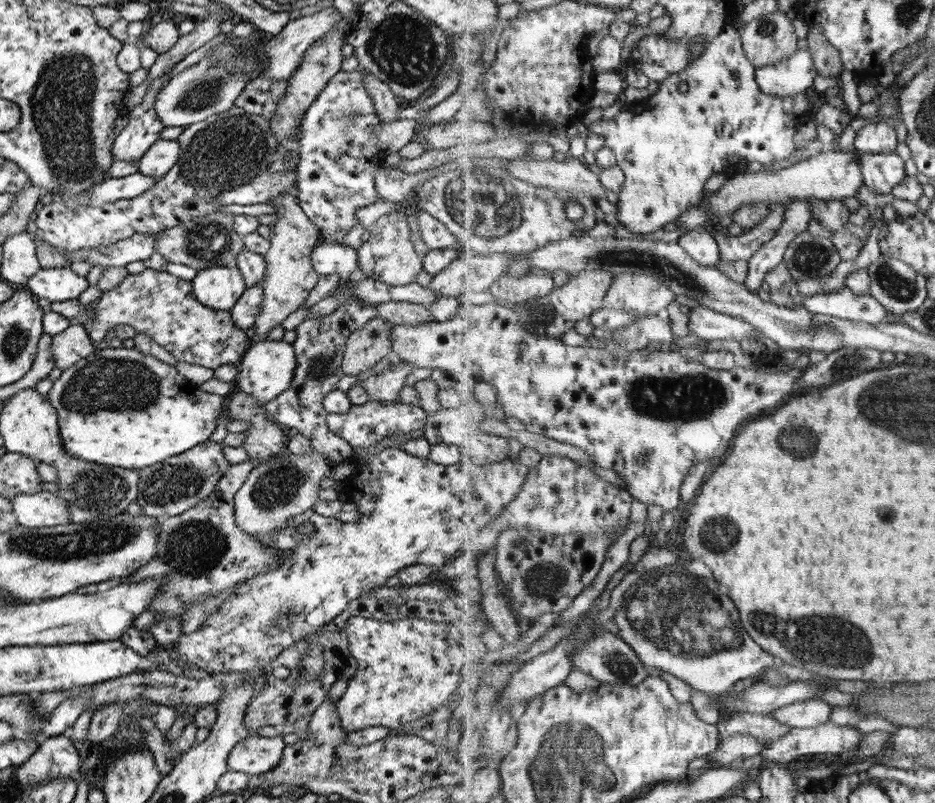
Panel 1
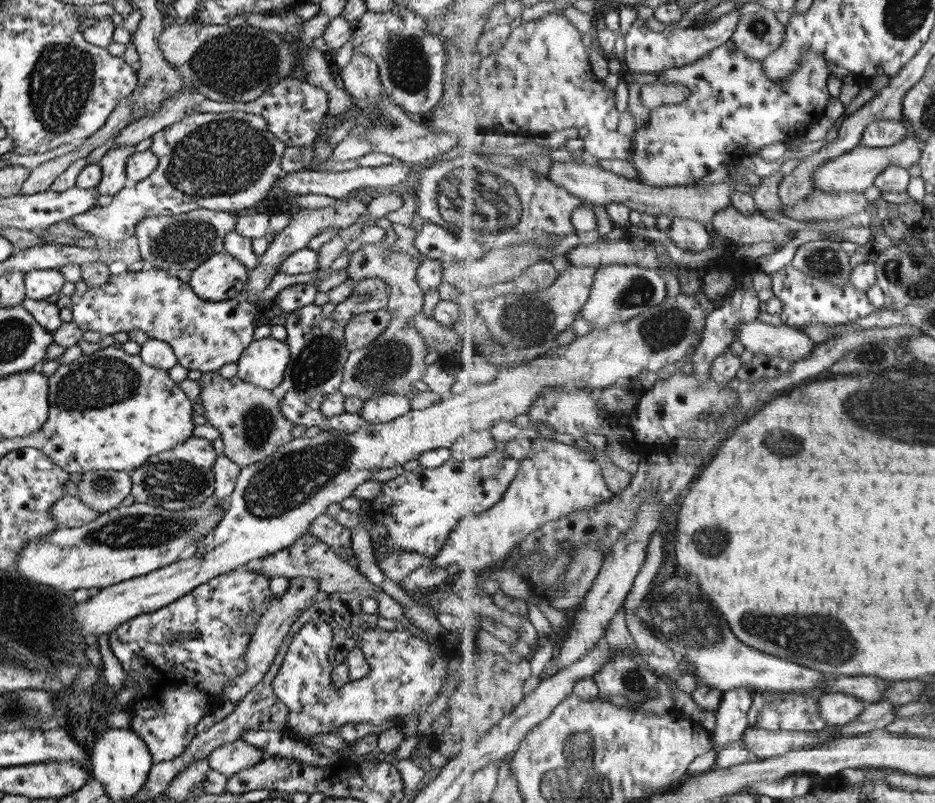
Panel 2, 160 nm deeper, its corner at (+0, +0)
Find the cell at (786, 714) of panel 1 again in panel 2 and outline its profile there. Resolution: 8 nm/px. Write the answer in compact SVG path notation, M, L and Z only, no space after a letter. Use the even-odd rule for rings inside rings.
M827 693L819 697L820 713L828 725L845 725L857 720L868 702L845 693Z

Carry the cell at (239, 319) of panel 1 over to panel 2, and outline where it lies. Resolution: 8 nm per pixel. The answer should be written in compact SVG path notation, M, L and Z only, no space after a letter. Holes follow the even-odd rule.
M351 195L350 197L347 196L344 200L335 200L335 204L327 206L327 208L305 208L305 210L298 210L298 212L291 214L288 224L279 234L272 238L272 241L268 243L267 250L263 255L259 256L256 267L248 272L247 288L251 292L251 299L257 298L259 292L269 284L273 276L279 273L279 264L289 254L293 254L296 250L306 247L311 237L317 236L323 230L329 230L329 228L336 228L338 231L345 230L347 226L351 226L354 223L358 216L366 214L368 202L371 200L371 195L362 197Z

